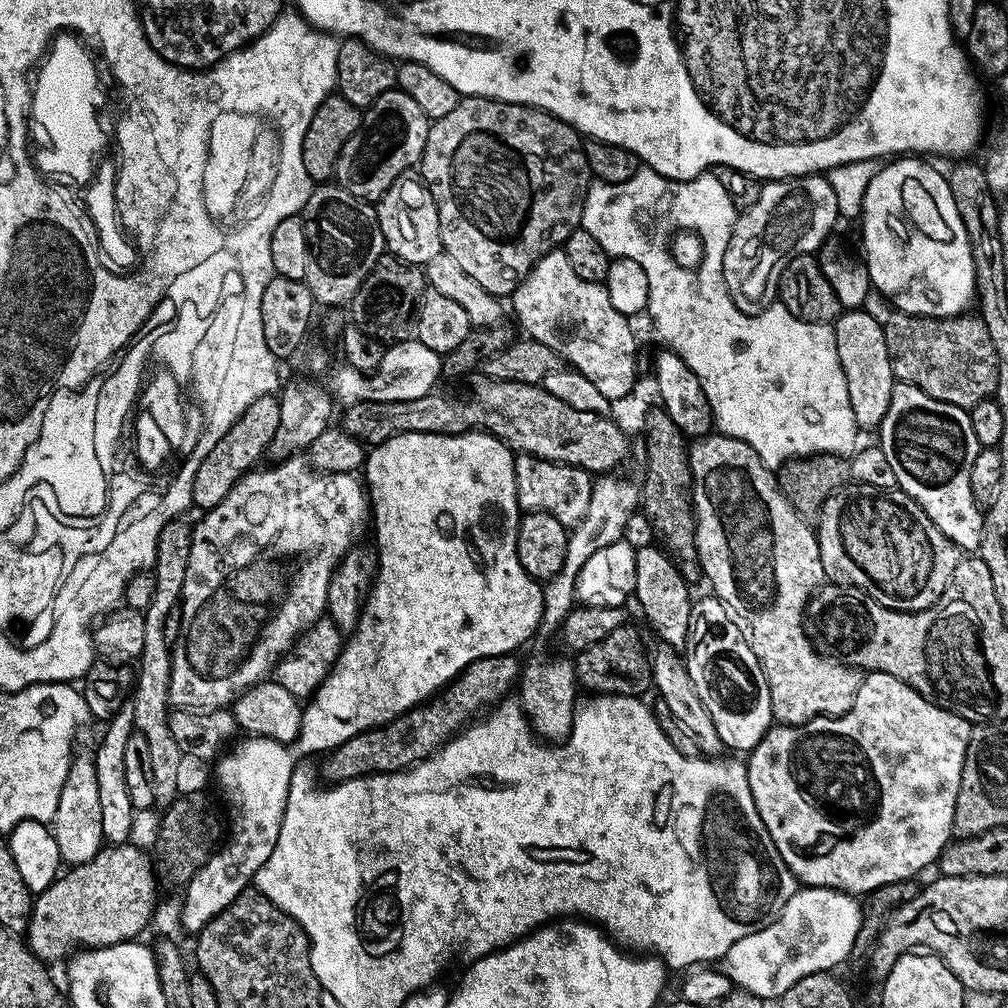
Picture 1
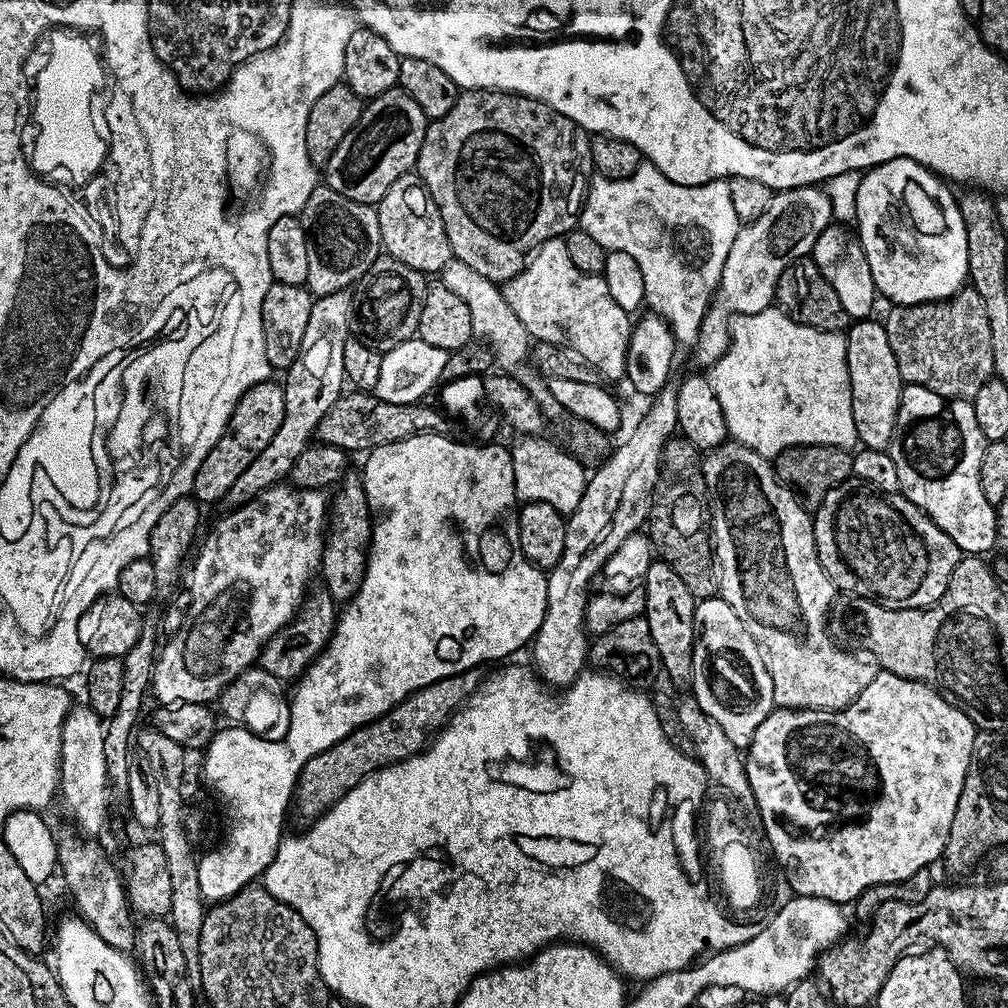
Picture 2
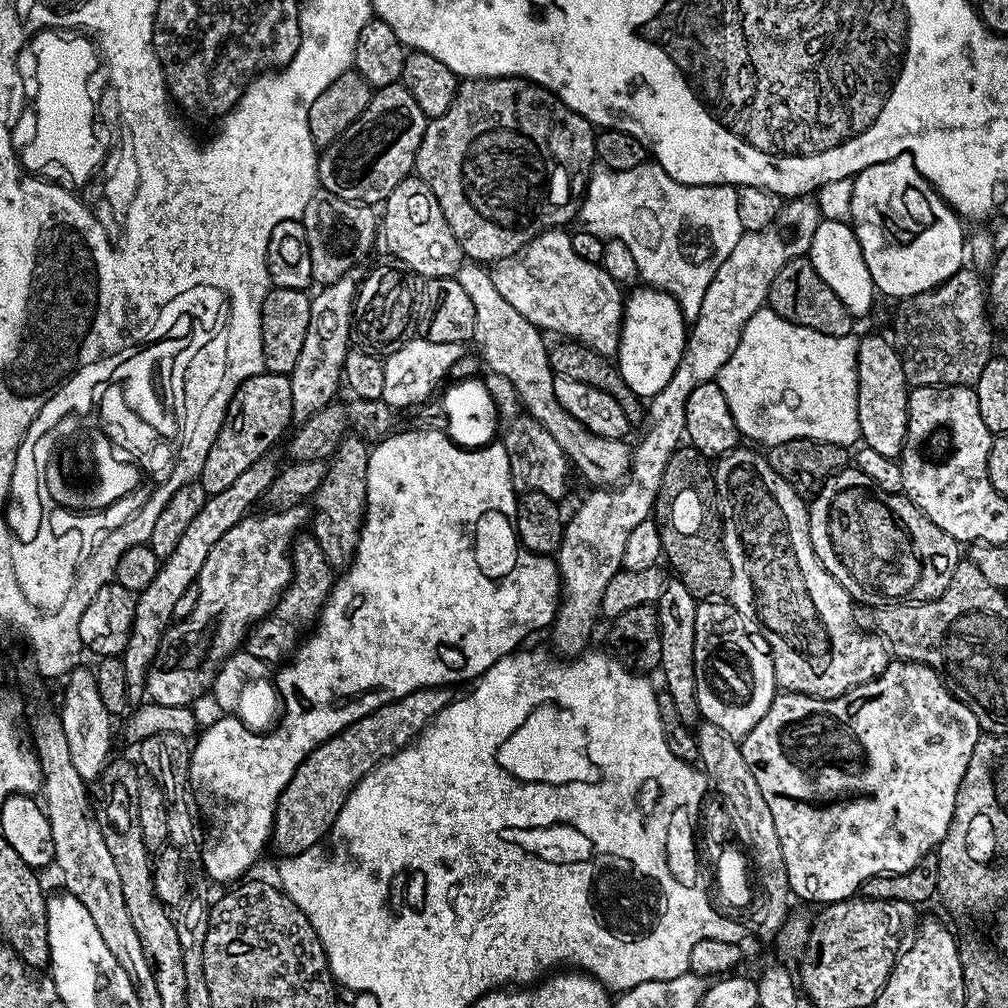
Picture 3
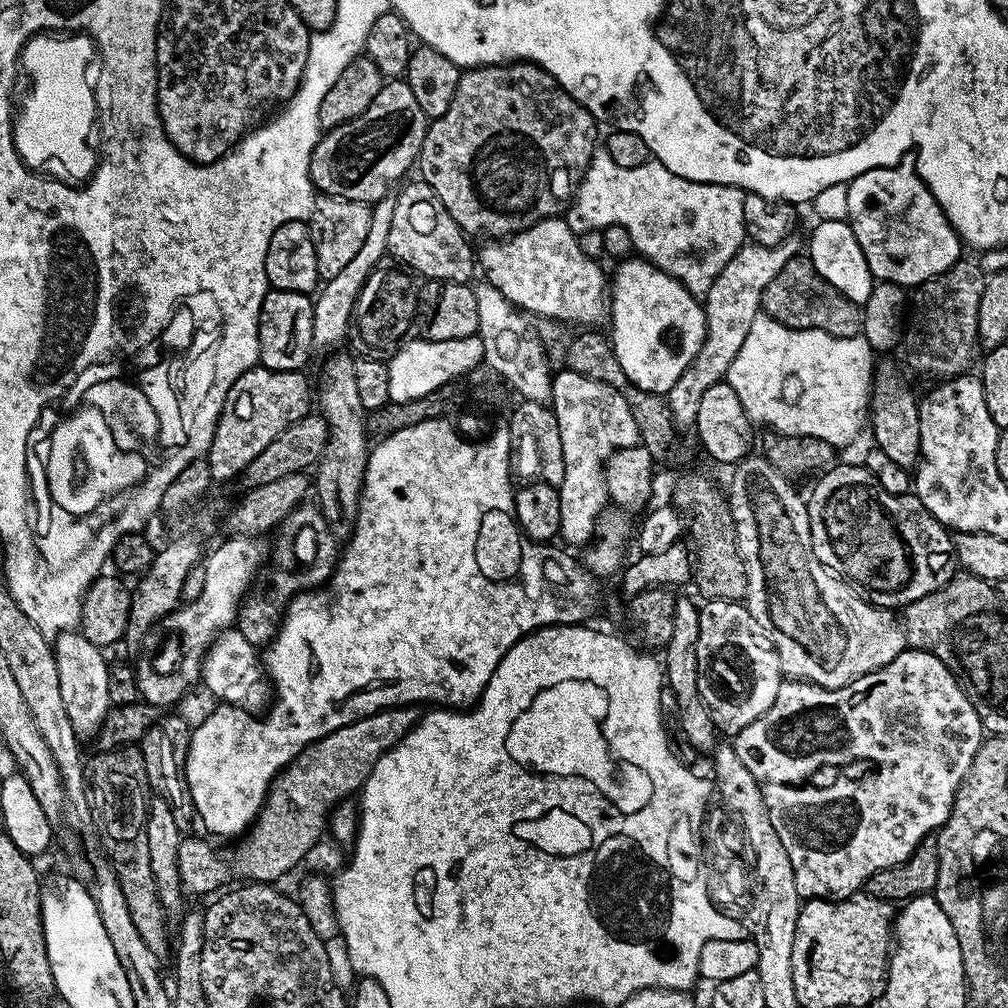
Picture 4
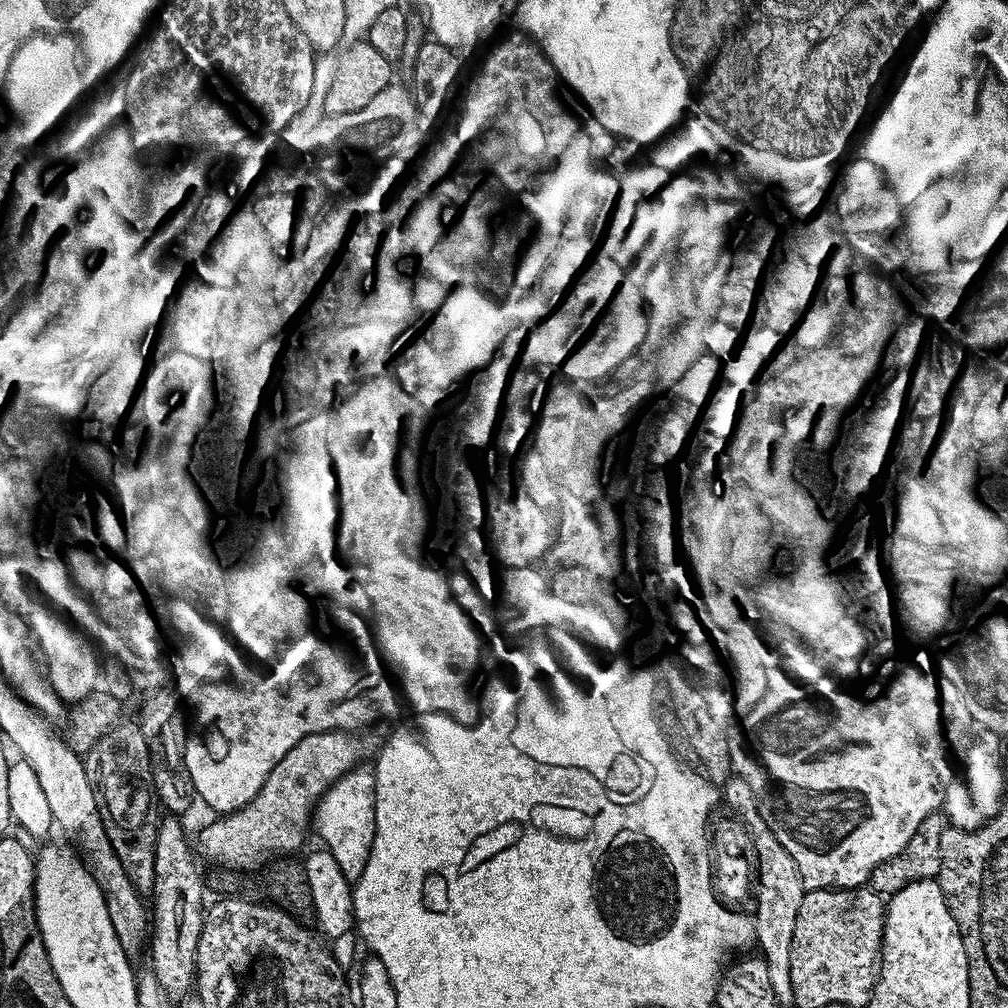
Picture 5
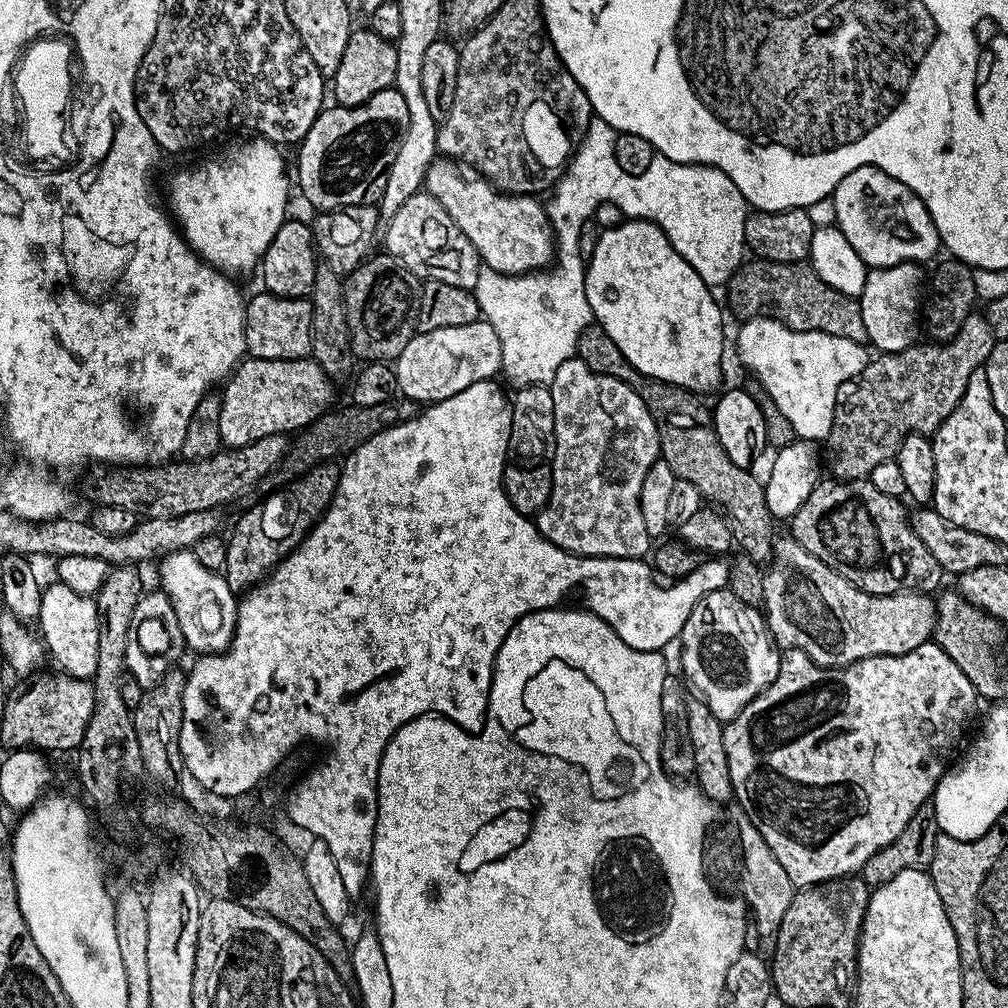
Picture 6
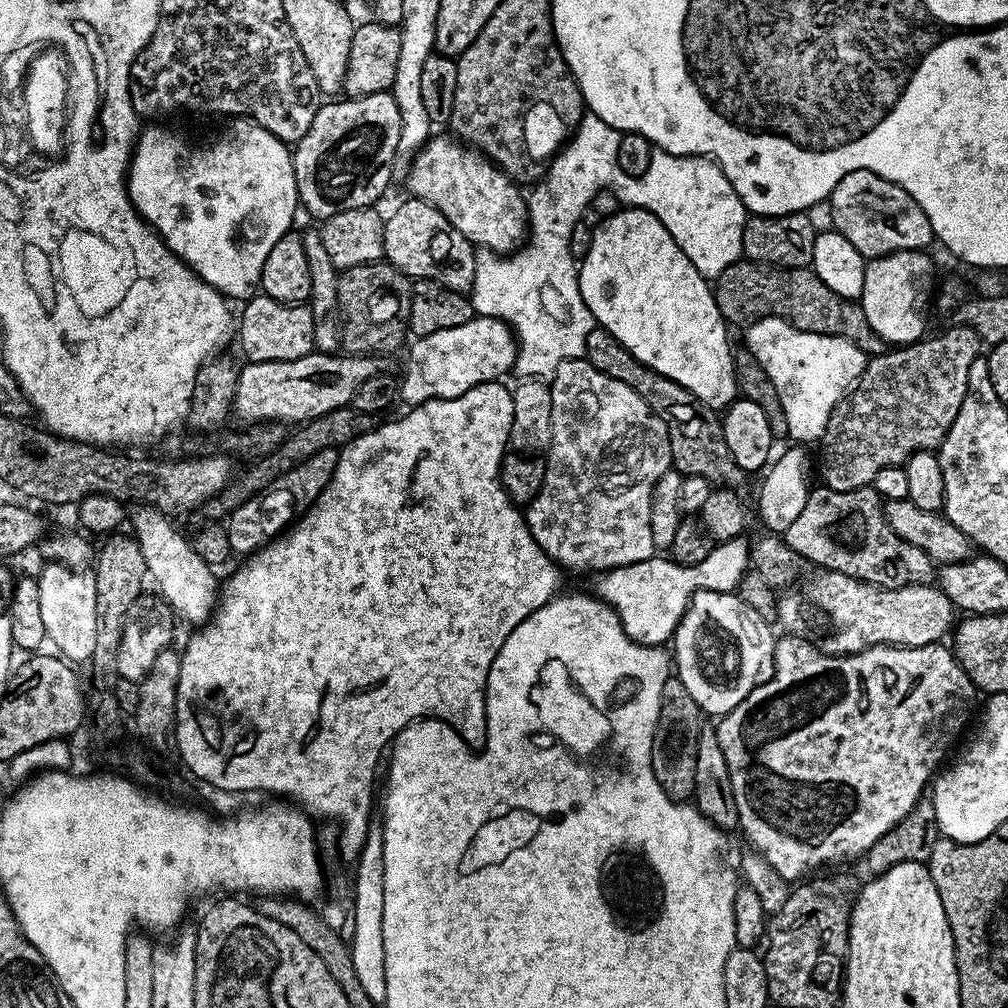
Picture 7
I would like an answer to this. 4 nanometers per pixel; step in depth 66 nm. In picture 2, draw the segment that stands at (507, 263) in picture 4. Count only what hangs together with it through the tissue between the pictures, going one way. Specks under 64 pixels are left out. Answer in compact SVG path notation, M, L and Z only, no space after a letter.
M563 238L547 240L536 249L517 276L503 281L502 291L533 341L575 350L605 381L625 379L633 317L614 302L603 275L586 274L574 266Z

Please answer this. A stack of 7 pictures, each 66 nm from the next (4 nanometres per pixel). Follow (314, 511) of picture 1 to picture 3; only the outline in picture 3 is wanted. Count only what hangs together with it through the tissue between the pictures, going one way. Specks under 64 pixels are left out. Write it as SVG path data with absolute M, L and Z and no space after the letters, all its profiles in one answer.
M307 507L267 510L261 516L248 514L231 526L206 555L206 562L198 579L198 602L185 620L173 623L160 643L156 662L148 672L146 696L151 703L162 706L192 706L203 692L207 693L215 682L216 674L225 660L245 643L245 637L257 621L272 612L287 586L292 581L292 550L299 528L305 527L310 512Z

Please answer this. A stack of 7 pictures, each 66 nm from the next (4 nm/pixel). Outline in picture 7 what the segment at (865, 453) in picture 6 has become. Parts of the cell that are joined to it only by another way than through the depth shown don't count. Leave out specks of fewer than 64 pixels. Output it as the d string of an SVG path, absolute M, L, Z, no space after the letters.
M964 324L951 327L941 336L929 335L914 344L900 346L871 357L865 363L860 379L848 395L836 403L824 435L818 441L823 487L839 492L866 488L873 483L875 475L883 467L903 465L915 452L939 449L954 418L958 418L958 410L962 410L962 402L968 389L970 366L974 366L974 362L982 356L980 335Z

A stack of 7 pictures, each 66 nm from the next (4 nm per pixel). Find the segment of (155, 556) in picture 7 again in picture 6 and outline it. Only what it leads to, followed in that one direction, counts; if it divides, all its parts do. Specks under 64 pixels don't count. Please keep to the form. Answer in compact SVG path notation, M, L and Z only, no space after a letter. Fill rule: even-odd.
M192 550L170 552L159 561L159 587L170 598L174 610L178 614L180 623L185 629L191 630L190 636L200 640L204 628L213 620L214 623L231 625L236 618L238 607L237 593L232 592L227 579L219 571L206 569L199 562ZM192 628L196 628L192 632Z

